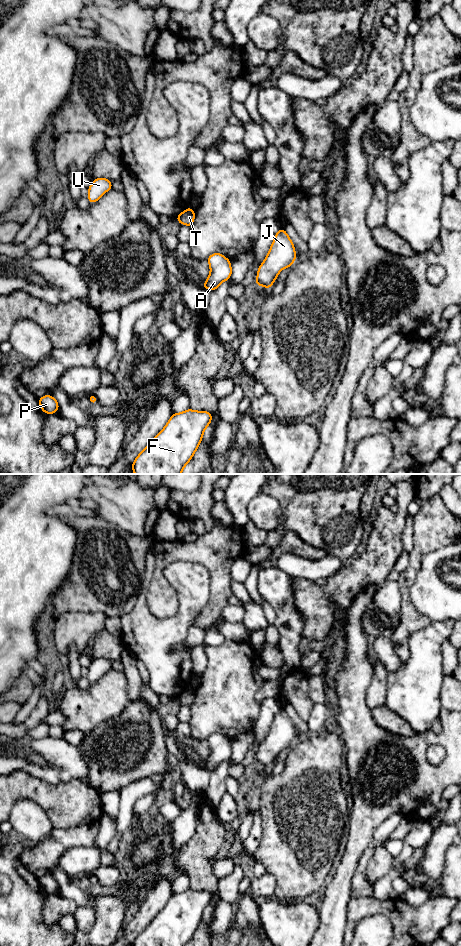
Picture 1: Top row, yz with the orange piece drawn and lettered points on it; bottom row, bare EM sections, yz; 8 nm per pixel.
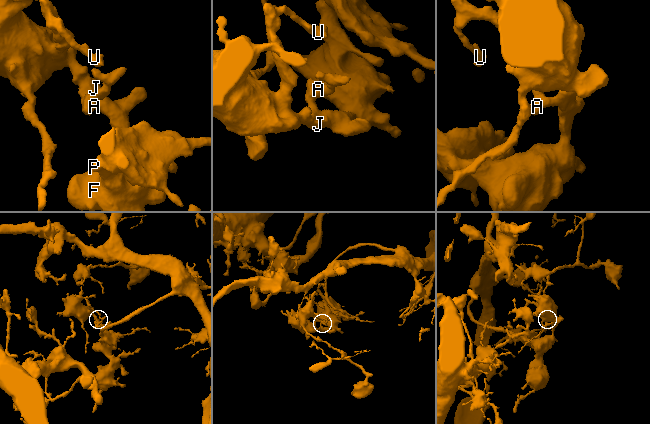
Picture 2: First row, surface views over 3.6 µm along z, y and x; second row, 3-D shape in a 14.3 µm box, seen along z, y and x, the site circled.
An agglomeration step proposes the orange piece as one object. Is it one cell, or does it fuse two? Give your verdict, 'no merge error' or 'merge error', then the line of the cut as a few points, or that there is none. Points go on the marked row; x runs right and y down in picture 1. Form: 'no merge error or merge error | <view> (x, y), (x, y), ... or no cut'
no merge error | no cut

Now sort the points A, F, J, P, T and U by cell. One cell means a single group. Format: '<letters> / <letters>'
A F J P T U

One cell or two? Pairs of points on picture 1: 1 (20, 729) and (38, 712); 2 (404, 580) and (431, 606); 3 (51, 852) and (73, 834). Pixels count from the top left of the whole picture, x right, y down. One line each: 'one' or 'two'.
1: one
2: two
3: one

